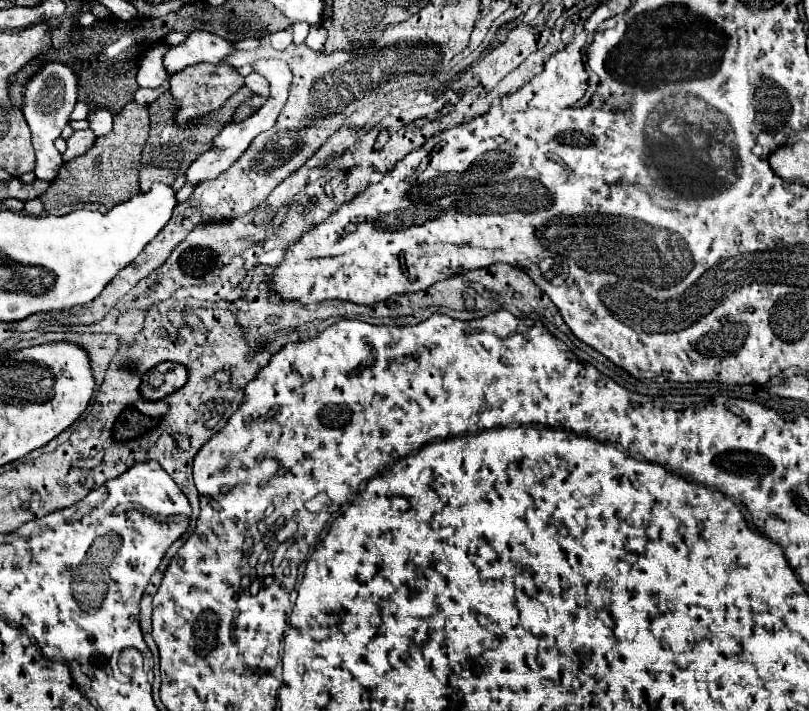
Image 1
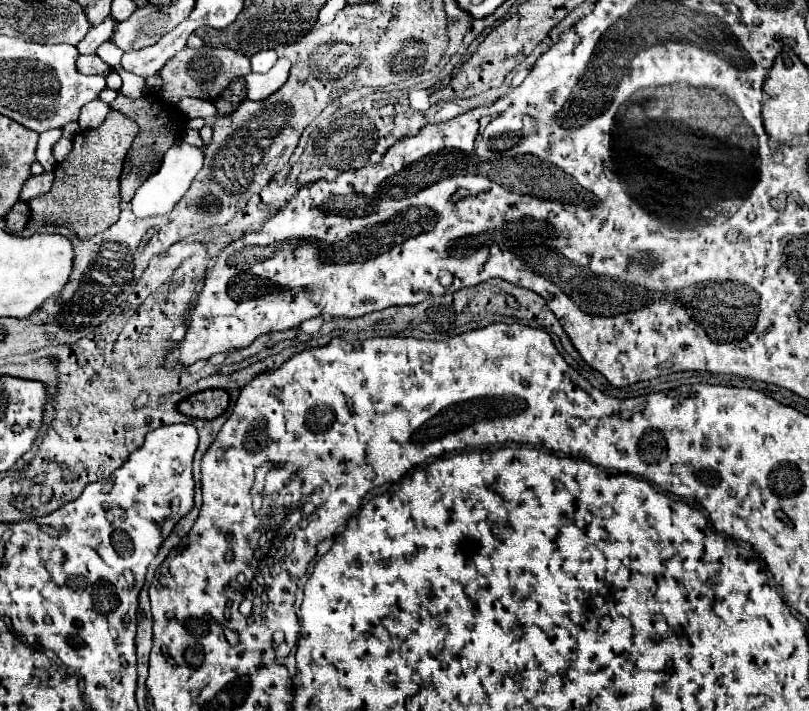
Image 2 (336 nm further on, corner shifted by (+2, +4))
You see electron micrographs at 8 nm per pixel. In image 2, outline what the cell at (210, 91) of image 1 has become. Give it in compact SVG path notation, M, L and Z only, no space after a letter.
M185 47L175 57L171 57L163 65L163 69L159 71L159 75L163 79L163 87L159 91L159 97L169 105L177 105L183 97L197 97L197 99L205 99L205 101L215 101L233 79L247 75L247 73L251 73L249 59L245 55L241 55L239 51L233 51L227 47L217 47L217 49L213 49L213 47L203 47L203 49Z

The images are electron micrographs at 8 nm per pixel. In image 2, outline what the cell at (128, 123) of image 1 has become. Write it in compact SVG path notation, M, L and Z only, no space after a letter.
M111 109L103 125L97 129L81 131L73 139L73 149L65 157L65 161L55 165L55 181L49 193L39 195L29 201L31 219L29 227L51 225L51 221L59 227L67 227L75 237L85 239L105 231L111 227L121 213L121 197L119 197L119 175L123 167L123 159L137 137L137 127L131 119L123 117L123 113Z

